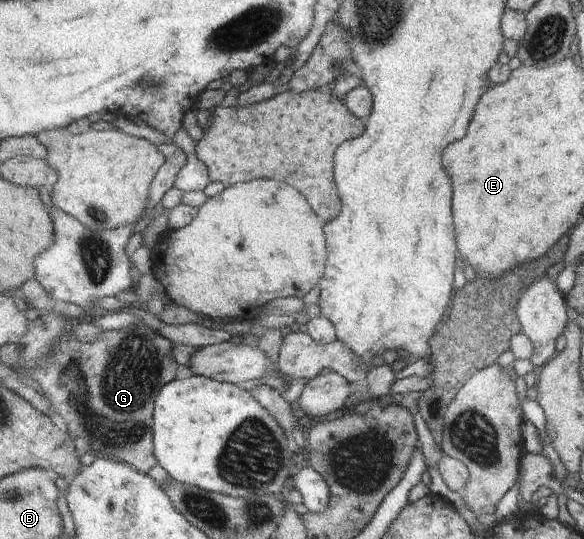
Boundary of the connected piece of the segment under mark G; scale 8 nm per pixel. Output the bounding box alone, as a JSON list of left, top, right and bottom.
[31,322,179,474]

